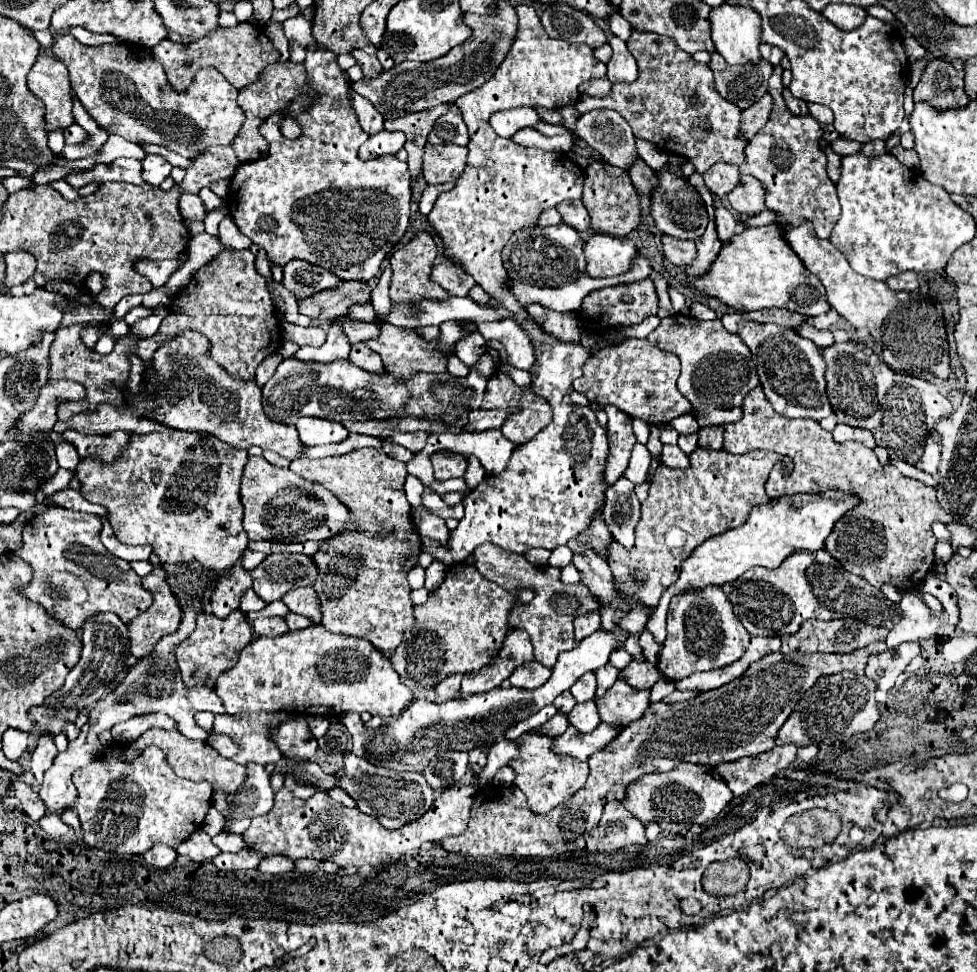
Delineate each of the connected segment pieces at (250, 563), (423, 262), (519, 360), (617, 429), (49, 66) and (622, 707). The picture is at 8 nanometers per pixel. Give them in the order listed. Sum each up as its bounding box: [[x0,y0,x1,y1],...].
[[242,549,317,602],[391,232,449,302],[479,318,535,370],[589,402,637,486],[27,56,73,132],[597,680,649,726]]

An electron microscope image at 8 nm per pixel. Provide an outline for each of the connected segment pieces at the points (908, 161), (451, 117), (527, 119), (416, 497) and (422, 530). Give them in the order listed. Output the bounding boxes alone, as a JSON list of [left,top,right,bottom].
[[889,146,919,166],[429,104,469,146],[491,108,539,138],[405,476,423,506],[417,512,449,546]]

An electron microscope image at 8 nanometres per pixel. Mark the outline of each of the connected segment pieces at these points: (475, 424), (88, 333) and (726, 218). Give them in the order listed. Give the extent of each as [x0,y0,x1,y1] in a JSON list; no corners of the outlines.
[[467,410,515,432],[83,324,103,350],[713,196,737,242]]

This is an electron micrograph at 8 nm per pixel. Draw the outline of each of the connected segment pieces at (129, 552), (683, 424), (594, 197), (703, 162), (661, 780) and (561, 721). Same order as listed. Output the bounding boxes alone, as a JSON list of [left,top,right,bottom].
[[101,520,160,564],[671,414,699,434],[583,162,641,238],[573,30,747,174],[621,762,733,824],[535,713,568,738]]

